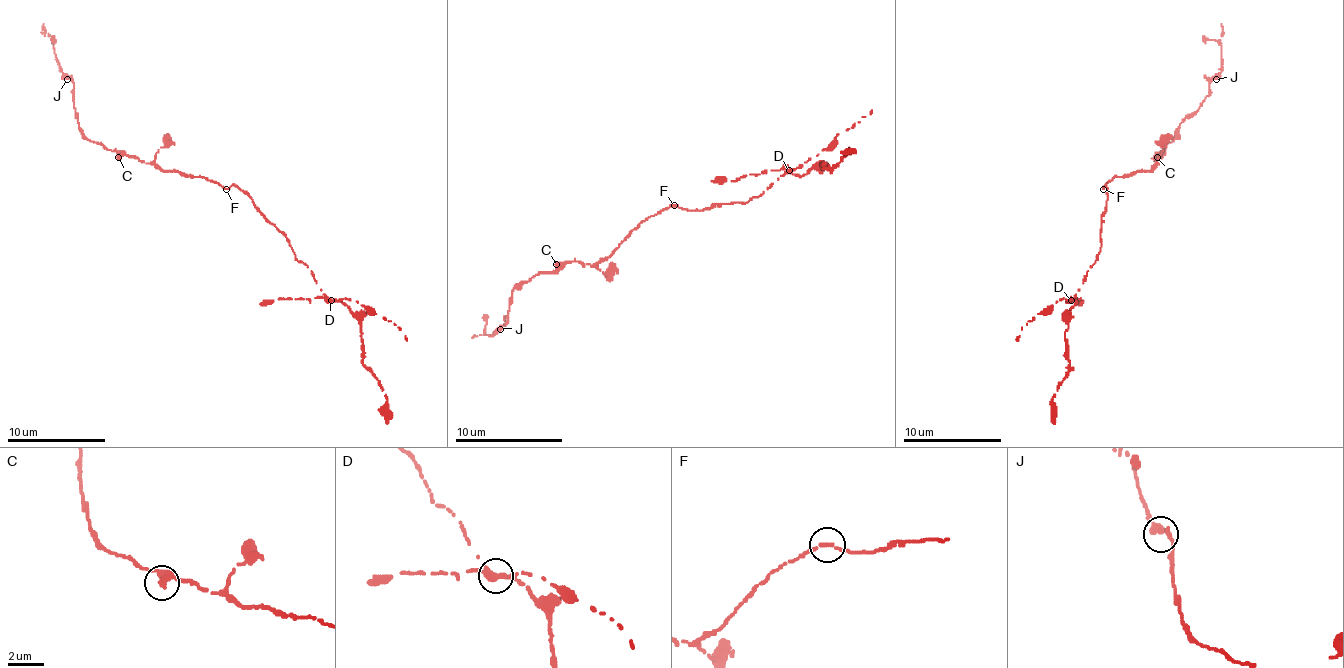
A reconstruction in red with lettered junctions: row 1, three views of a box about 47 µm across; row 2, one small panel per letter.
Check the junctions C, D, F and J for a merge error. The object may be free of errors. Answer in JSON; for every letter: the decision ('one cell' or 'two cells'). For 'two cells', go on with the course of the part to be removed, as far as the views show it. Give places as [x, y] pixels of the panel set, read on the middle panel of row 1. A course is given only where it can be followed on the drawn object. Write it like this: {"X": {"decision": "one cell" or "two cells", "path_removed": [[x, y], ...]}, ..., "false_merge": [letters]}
{"C": {"decision": "one cell"}, "D": {"decision": "two cells", "path_removed": [[789, 171], [872, 109]]}, "F": {"decision": "one cell"}, "J": {"decision": "one cell"}, "false_merge": ["D"]}

